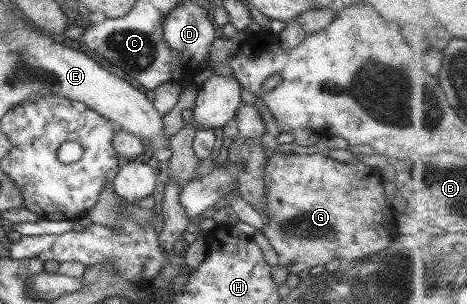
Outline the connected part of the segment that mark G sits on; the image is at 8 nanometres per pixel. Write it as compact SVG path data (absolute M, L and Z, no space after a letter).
M275 150L273 155L268 158L267 164L263 170L263 185L265 188L264 193L264 211L261 213L264 216L265 224L262 225L260 232L265 236L273 251L277 254L277 263L282 265L288 273L297 274L303 269L310 269L314 265L325 265L331 259L338 259L340 263L352 262L353 260L364 258L366 255L374 254L389 248L399 237L404 236L405 226L400 220L398 206L394 200L393 195L388 194L383 186L382 180L379 181L377 173L373 173L371 167L365 166L363 163L355 165L339 163L328 157L323 153L313 153L313 155L297 155L295 153L286 152L280 153Z

